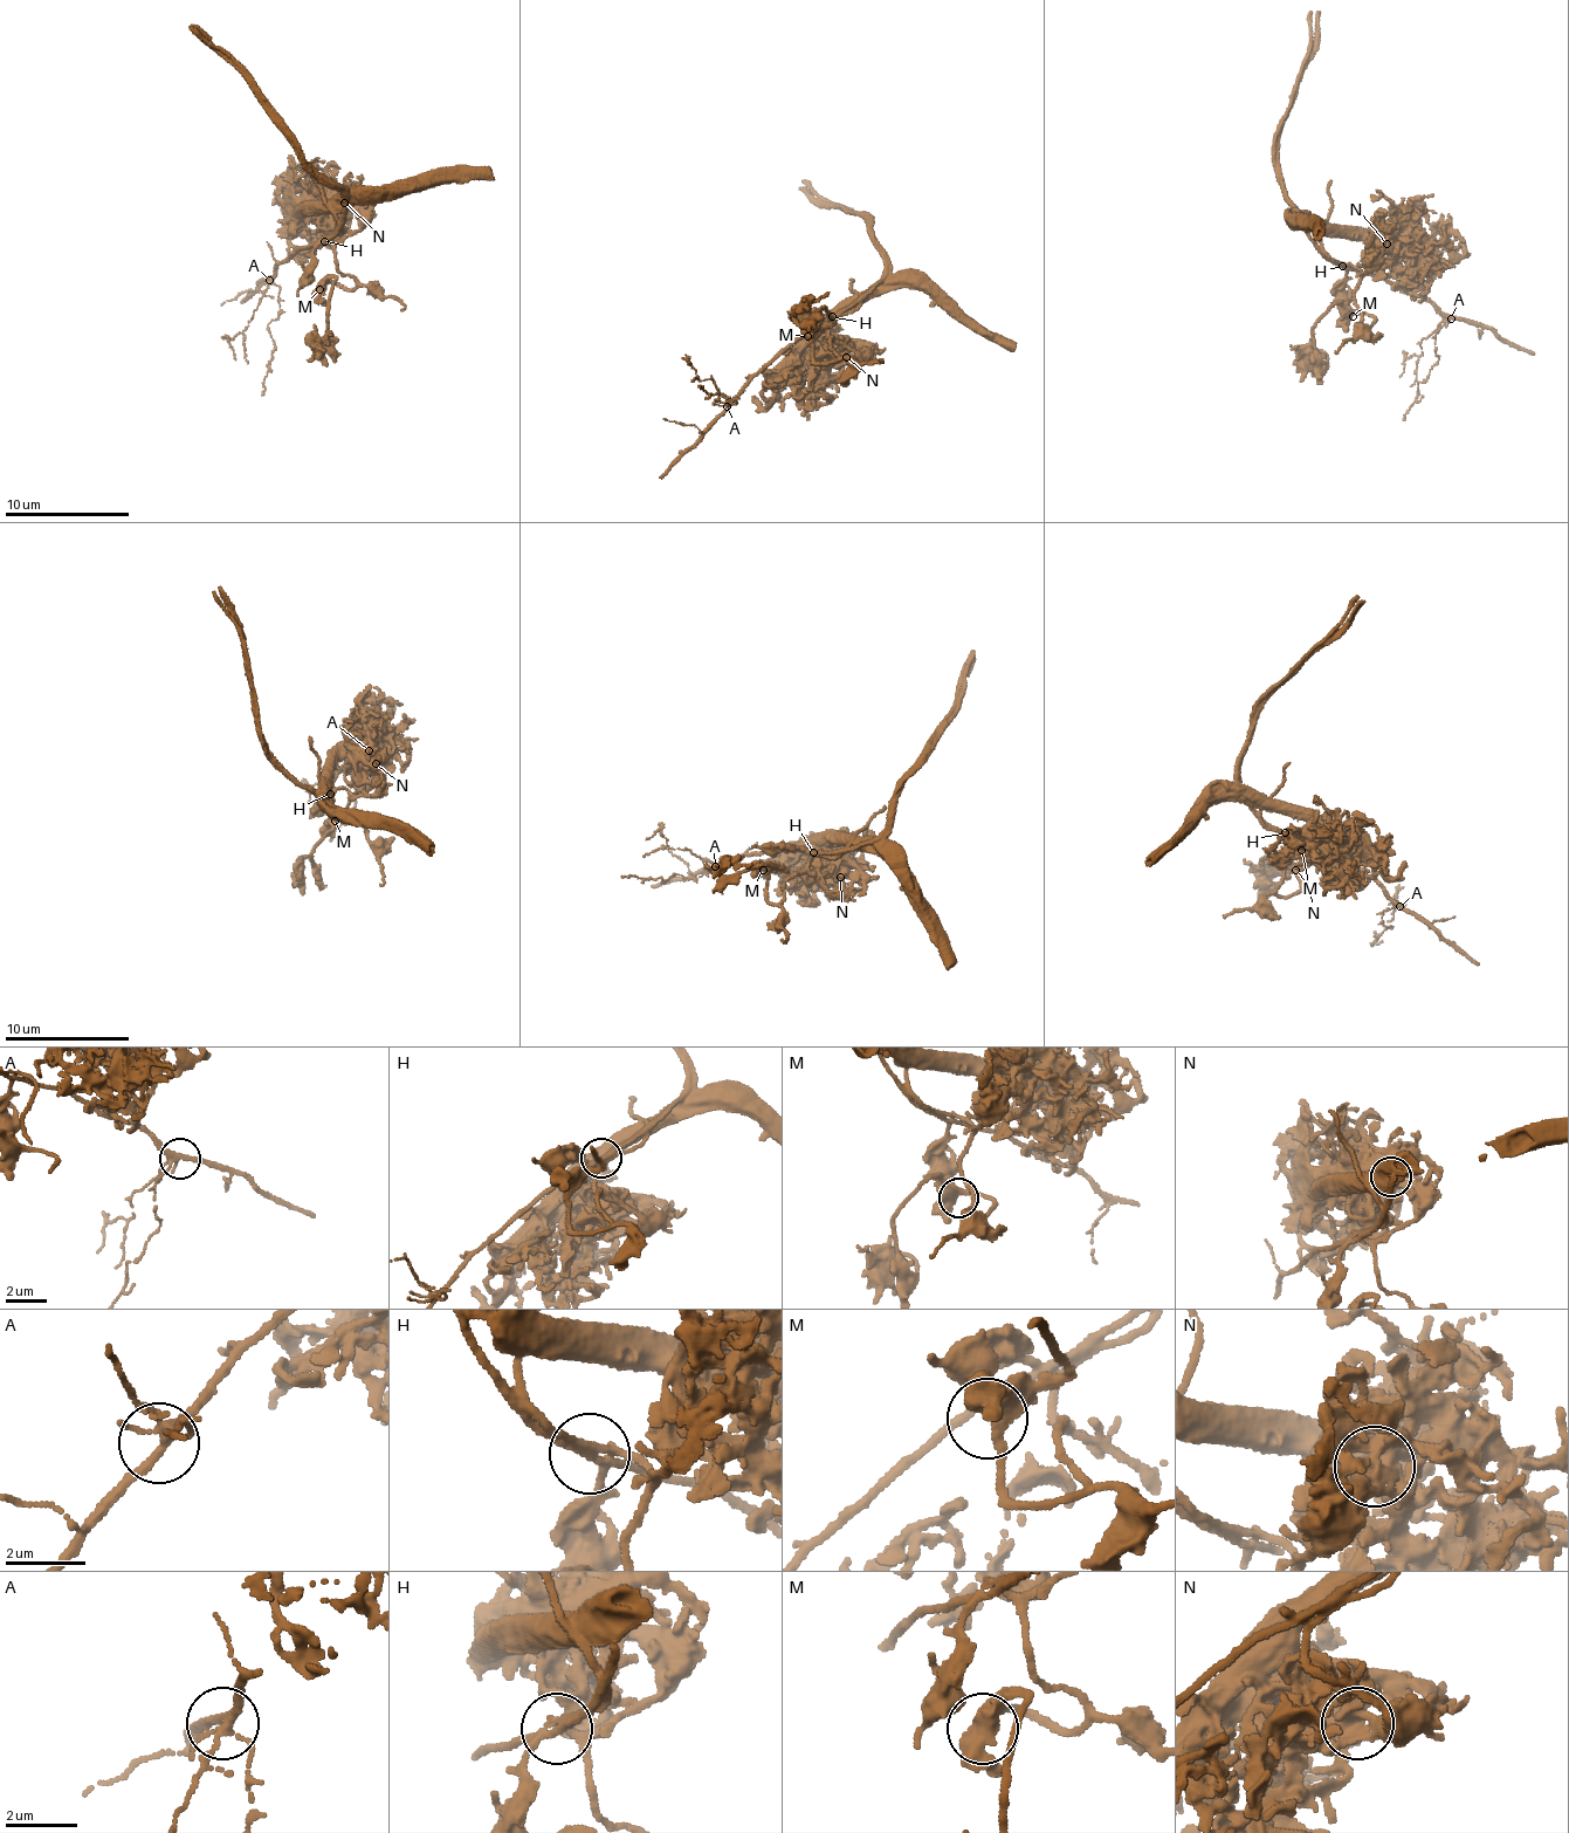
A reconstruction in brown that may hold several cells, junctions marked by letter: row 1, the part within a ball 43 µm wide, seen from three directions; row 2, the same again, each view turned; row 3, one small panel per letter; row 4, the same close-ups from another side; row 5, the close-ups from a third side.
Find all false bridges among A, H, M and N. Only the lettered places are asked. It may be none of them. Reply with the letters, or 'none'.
H, N

